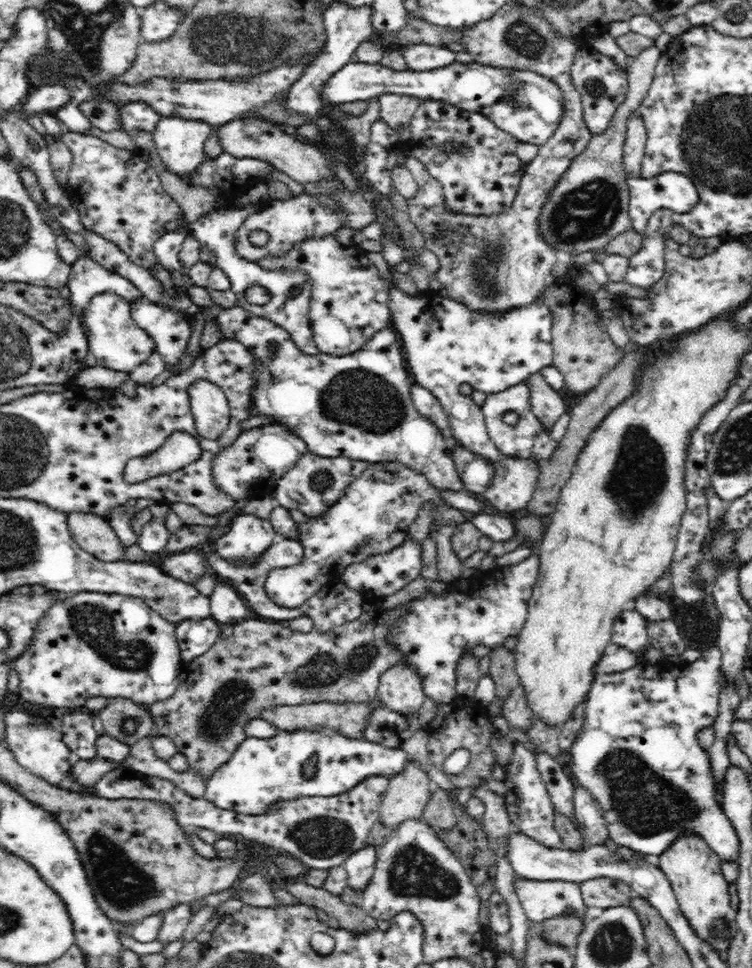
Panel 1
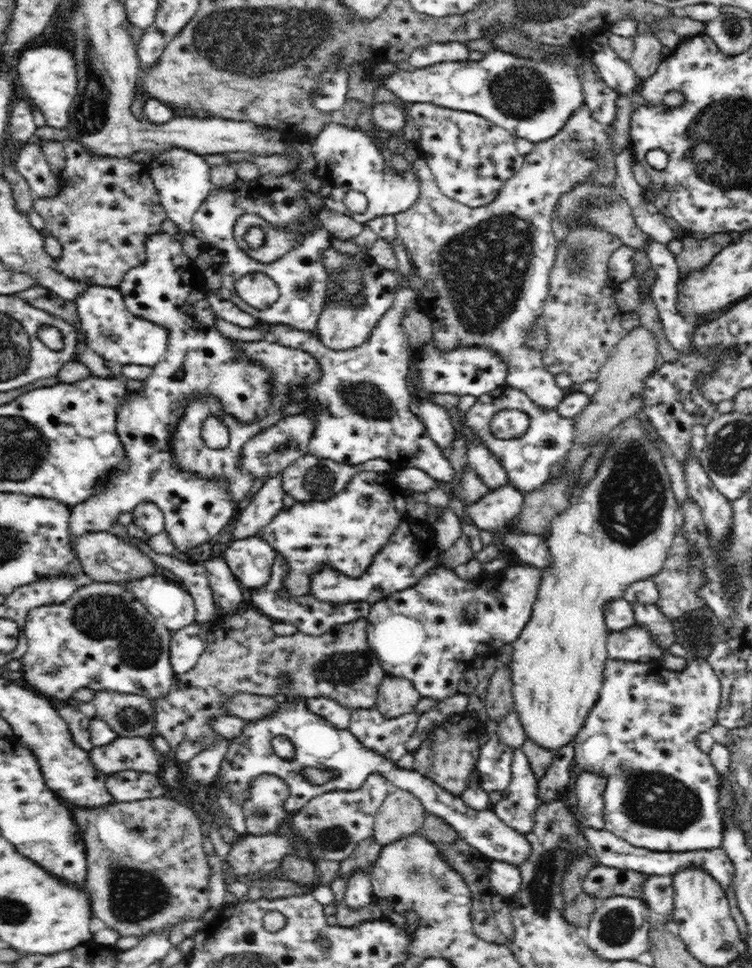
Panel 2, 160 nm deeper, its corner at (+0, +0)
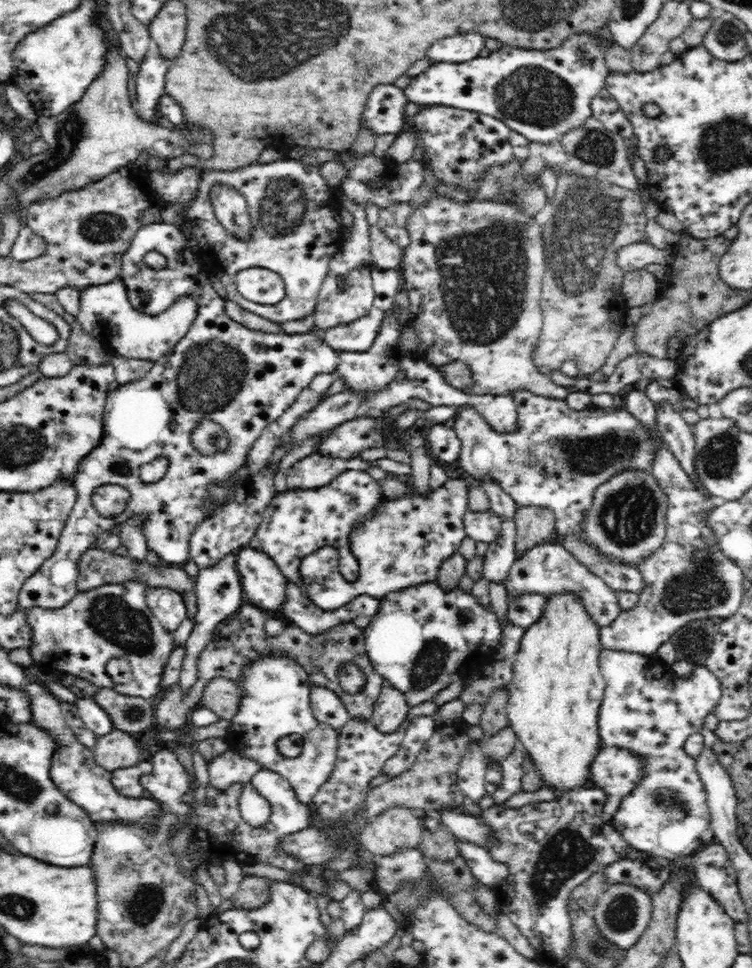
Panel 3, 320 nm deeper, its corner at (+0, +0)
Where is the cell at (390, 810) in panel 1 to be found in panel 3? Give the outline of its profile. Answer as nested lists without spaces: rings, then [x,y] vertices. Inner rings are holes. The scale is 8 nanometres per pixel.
[[[389,807],[357,836],[357,846],[375,857],[391,855],[407,847],[418,848],[422,839],[419,820],[409,807]]]

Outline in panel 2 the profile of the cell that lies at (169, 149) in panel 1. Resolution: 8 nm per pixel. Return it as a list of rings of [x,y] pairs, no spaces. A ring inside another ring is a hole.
[[[171,147],[168,151],[153,156],[154,166],[146,167],[151,174],[152,182],[159,191],[161,205],[167,212],[167,217],[178,226],[180,230],[177,240],[182,240],[184,234],[192,231],[192,218],[199,209],[203,200],[208,196],[214,184],[211,181],[211,167],[206,164],[202,156],[184,150],[183,147]]]

